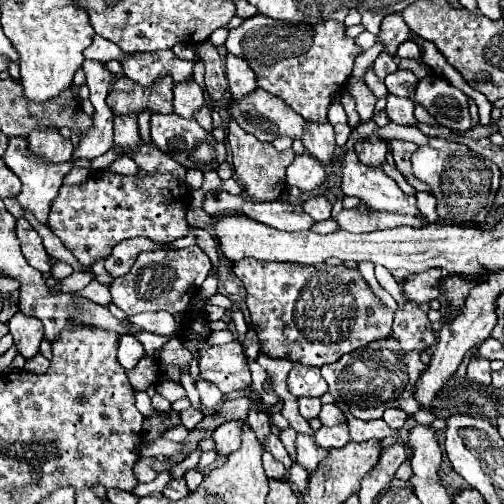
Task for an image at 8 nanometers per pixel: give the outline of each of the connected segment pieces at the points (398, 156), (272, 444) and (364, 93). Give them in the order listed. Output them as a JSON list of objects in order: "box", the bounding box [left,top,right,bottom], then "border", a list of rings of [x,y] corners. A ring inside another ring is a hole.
[{"box":[387,139,429,191],"border":[[[389,139],[387,145],[389,145],[389,149],[391,149],[391,155],[393,155],[393,159],[395,159],[397,169],[403,173],[403,177],[407,179],[407,183],[409,183],[411,187],[415,187],[417,191],[429,191],[429,187],[427,187],[425,183],[417,181],[417,179],[413,177],[413,173],[411,173],[411,161],[409,161],[409,157],[411,157],[413,151],[419,149],[419,145],[409,143],[409,141],[399,141],[399,139]]]},{"box":[265,435,293,469],"border":[[[269,435],[267,437],[267,443],[265,443],[265,449],[277,459],[277,461],[281,461],[287,469],[293,465],[293,459],[289,457],[289,453],[285,451],[285,447],[283,447],[283,443],[279,441],[279,437],[277,435]]]},{"box":[345,79,375,123],"border":[[[349,79],[345,89],[349,93],[355,95],[357,99],[357,113],[361,117],[361,123],[369,121],[373,117],[373,107],[375,107],[375,97],[373,93],[369,91],[369,87],[365,85],[365,81],[357,81],[357,79]]]}]

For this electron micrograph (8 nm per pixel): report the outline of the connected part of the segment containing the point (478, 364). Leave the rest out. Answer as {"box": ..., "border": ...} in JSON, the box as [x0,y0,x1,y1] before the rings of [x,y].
{"box":[467,357,491,385],"border":[[[473,357],[469,361],[467,379],[469,381],[475,381],[475,383],[481,383],[481,385],[489,385],[491,383],[491,367],[489,367],[489,361],[487,359],[479,359],[479,357]]]}

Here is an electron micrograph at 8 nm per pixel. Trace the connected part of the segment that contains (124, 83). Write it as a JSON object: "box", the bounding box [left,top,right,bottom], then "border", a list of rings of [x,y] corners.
{"box":[107,77,173,117],"border":[[[119,77],[107,95],[107,105],[115,117],[129,113],[139,115],[143,111],[173,113],[173,81],[171,77],[163,77],[157,85],[143,87],[129,81],[129,77]]]}

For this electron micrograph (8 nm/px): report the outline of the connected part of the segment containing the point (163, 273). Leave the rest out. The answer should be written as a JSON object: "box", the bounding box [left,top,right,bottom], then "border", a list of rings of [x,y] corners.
{"box":[111,245,211,317],"border":[[[197,245],[185,249],[161,249],[151,253],[143,251],[139,253],[129,273],[113,279],[111,297],[113,303],[127,317],[133,317],[143,311],[169,311],[177,315],[189,307],[191,297],[205,281],[209,269],[211,269],[211,261]]]}

